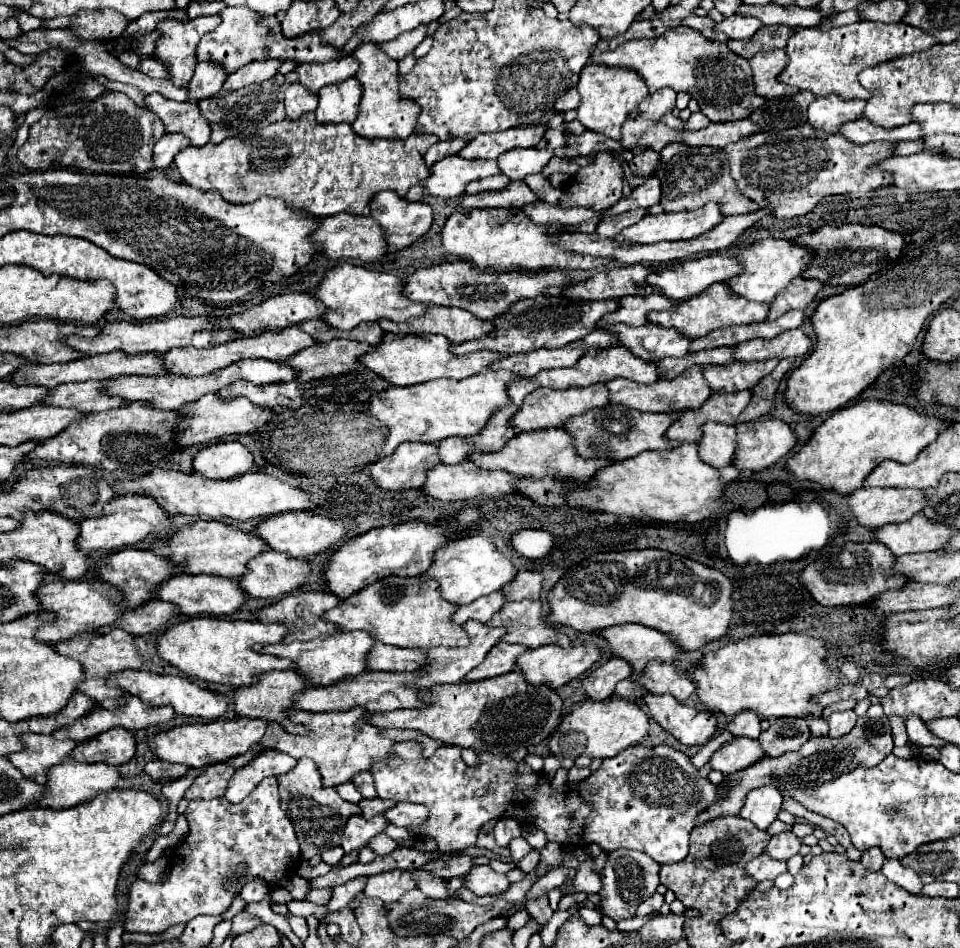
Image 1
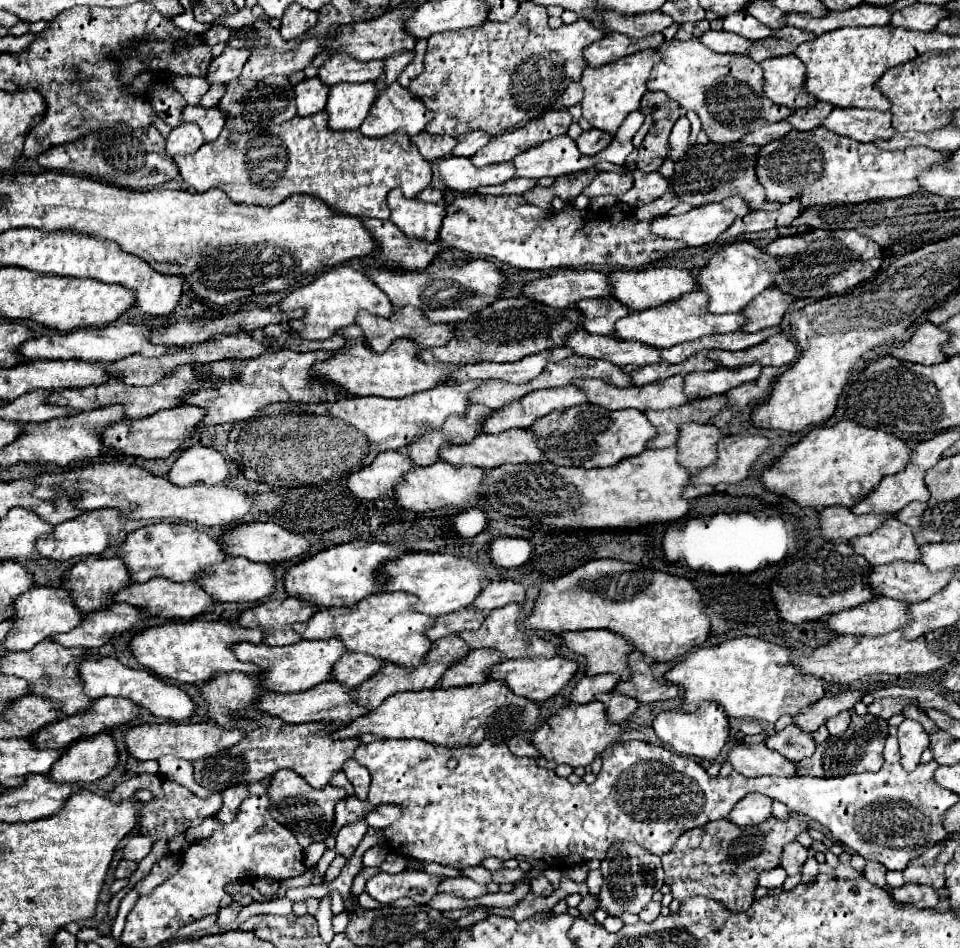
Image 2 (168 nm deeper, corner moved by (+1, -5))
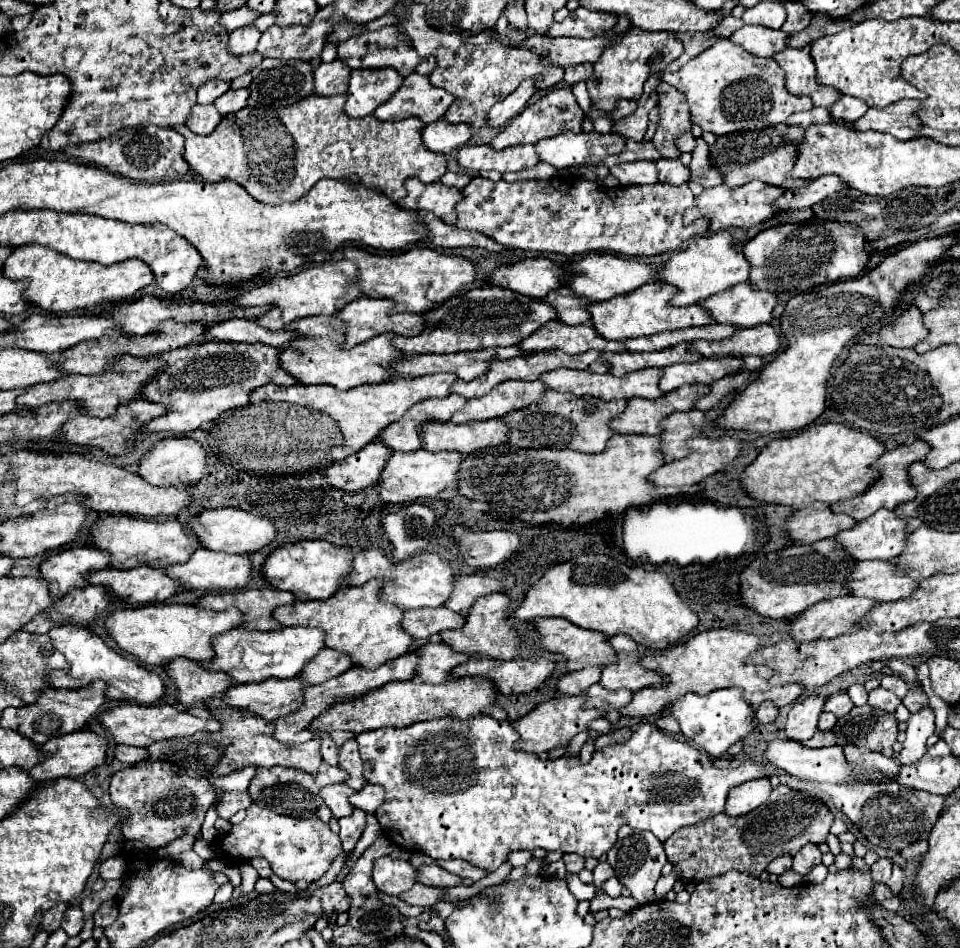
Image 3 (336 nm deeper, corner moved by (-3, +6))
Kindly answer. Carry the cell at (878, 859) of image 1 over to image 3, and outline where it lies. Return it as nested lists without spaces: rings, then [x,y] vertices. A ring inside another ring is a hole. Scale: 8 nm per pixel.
[[[879,857],[873,865],[871,865],[871,877],[875,883],[887,883],[887,879],[891,877],[891,859],[889,857]]]

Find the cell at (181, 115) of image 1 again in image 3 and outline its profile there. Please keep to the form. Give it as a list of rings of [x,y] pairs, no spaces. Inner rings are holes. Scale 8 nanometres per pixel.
[[[237,89],[237,91],[223,93],[217,101],[213,101],[213,105],[221,115],[229,115],[243,109],[247,105],[247,97],[249,97],[249,89]]]

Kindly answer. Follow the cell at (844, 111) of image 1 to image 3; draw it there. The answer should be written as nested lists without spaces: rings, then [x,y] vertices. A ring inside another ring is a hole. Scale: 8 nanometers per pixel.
[[[915,99],[897,101],[897,103],[889,105],[887,109],[869,107],[863,117],[853,121],[853,125],[859,131],[873,129],[879,133],[889,133],[901,141],[907,141],[907,139],[917,137],[915,129],[921,125],[921,121],[917,121],[917,117],[913,117],[917,107],[919,107],[919,101],[915,101]]]

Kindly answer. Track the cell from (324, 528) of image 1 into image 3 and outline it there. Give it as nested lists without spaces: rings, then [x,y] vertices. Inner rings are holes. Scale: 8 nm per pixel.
[[[223,507],[223,509],[207,509],[203,511],[193,523],[187,525],[193,529],[193,533],[199,535],[199,541],[205,549],[213,551],[225,551],[225,553],[255,553],[269,545],[271,541],[277,539],[277,529],[269,519],[255,517],[253,513],[233,509],[233,507]]]

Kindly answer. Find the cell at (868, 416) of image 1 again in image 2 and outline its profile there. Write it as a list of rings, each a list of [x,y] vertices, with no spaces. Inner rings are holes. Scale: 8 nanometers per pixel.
[[[841,420],[835,426],[813,428],[801,442],[783,450],[783,454],[761,472],[759,480],[767,492],[787,496],[801,508],[851,508],[873,492],[883,476],[905,470],[909,456],[911,448],[903,440]]]

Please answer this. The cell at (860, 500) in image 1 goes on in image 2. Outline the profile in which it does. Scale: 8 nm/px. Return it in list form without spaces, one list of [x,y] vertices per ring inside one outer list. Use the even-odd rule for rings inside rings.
[[[829,506],[819,512],[819,530],[823,540],[835,542],[871,534],[875,528],[879,528],[887,516],[857,516],[847,508],[841,506]]]

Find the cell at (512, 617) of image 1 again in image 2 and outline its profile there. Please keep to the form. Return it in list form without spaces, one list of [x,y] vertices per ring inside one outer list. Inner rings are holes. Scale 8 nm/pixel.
[[[507,604],[505,608],[495,608],[493,612],[489,612],[489,616],[485,618],[485,624],[477,632],[463,632],[459,634],[461,638],[465,638],[465,642],[469,642],[471,648],[493,648],[501,654],[505,654],[505,658],[551,658],[555,656],[555,646],[543,638],[539,638],[533,632],[521,630],[521,626],[517,628],[517,616],[521,614],[521,606],[519,604]]]

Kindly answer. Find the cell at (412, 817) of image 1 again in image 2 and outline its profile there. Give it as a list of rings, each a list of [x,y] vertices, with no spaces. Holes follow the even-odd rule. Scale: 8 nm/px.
[[[379,804],[373,808],[373,812],[369,812],[369,816],[365,816],[365,820],[369,826],[381,830],[393,824],[399,816],[401,816],[401,808],[397,804]]]

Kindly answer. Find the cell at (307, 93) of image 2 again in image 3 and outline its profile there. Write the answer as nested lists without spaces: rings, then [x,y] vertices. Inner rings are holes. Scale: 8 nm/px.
[[[331,61],[331,63],[321,63],[315,73],[313,73],[313,93],[321,97],[331,97],[331,95],[341,95],[347,89],[349,83],[349,73],[351,69],[347,65],[341,65],[341,61]]]

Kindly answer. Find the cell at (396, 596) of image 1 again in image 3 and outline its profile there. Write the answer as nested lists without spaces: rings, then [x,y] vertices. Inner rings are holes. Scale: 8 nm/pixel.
[[[373,579],[361,587],[343,587],[331,599],[325,601],[295,601],[293,605],[279,607],[273,617],[281,625],[293,623],[323,629],[327,633],[327,647],[349,653],[355,665],[367,665],[367,669],[377,669],[385,661],[409,653],[413,645],[413,637],[401,627],[405,611],[393,603],[381,601],[379,597],[381,587],[387,583],[389,581],[385,579]]]

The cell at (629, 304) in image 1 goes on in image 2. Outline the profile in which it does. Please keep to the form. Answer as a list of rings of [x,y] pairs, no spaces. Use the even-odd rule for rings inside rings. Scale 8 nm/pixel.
[[[581,300],[575,308],[581,308],[585,312],[585,324],[581,324],[583,330],[595,332],[595,334],[613,334],[613,326],[621,316],[629,314],[629,308],[617,304],[617,300]]]

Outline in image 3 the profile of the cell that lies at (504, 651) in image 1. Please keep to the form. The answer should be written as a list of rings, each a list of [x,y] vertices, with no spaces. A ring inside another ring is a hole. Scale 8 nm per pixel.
[[[429,641],[421,647],[421,673],[417,677],[425,683],[443,685],[451,679],[451,671],[469,659],[471,653],[459,653],[443,641]]]

